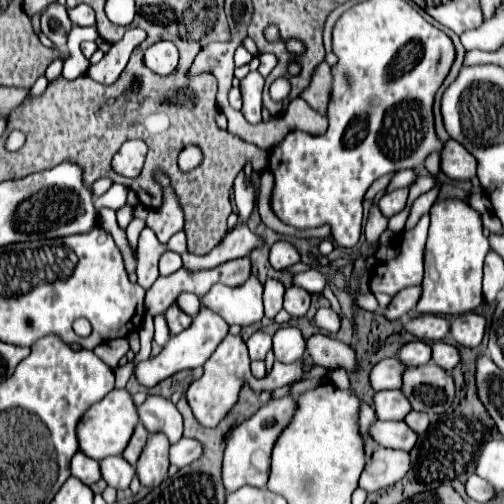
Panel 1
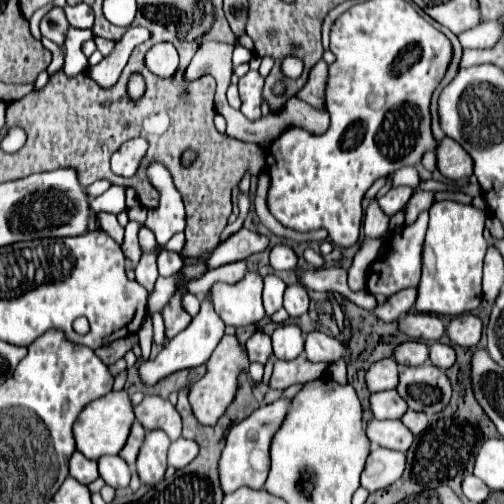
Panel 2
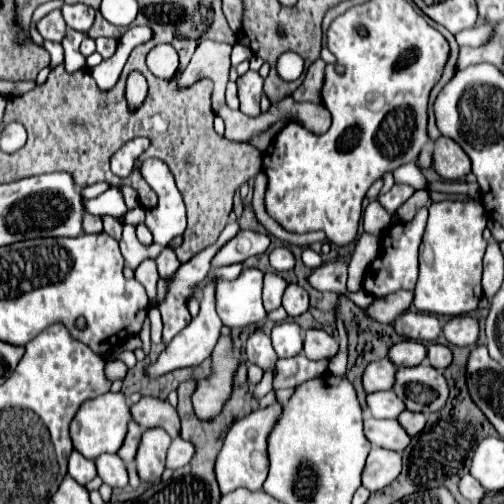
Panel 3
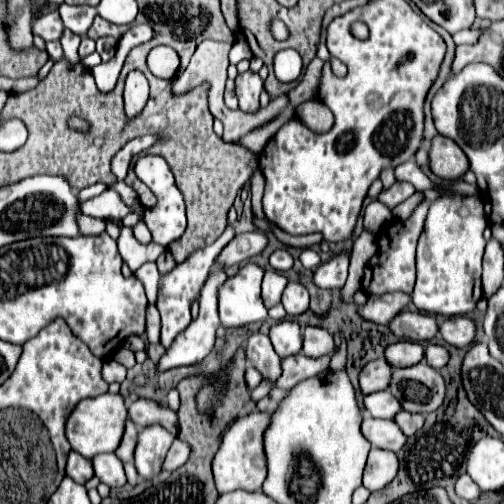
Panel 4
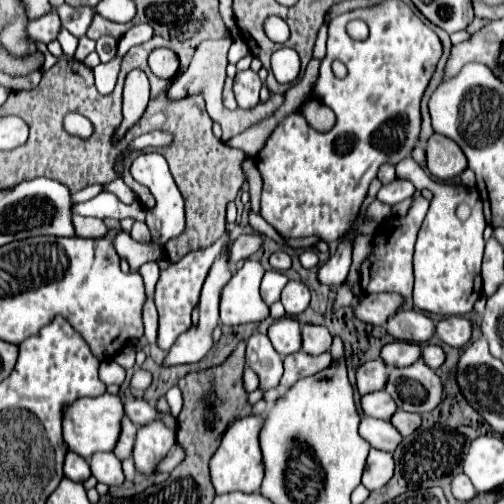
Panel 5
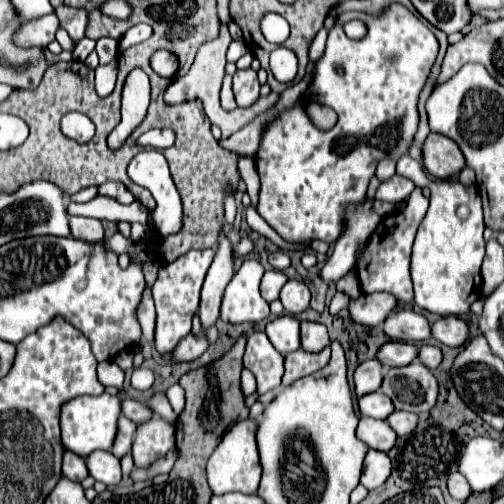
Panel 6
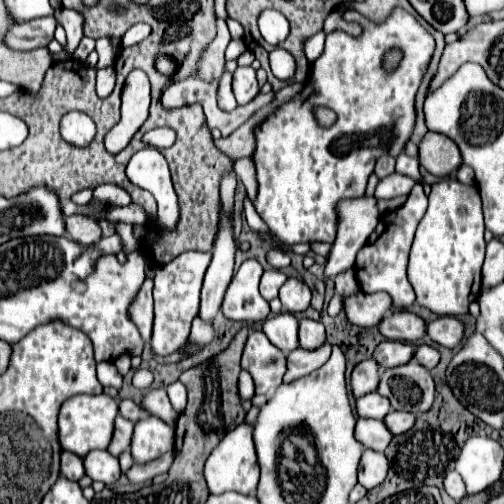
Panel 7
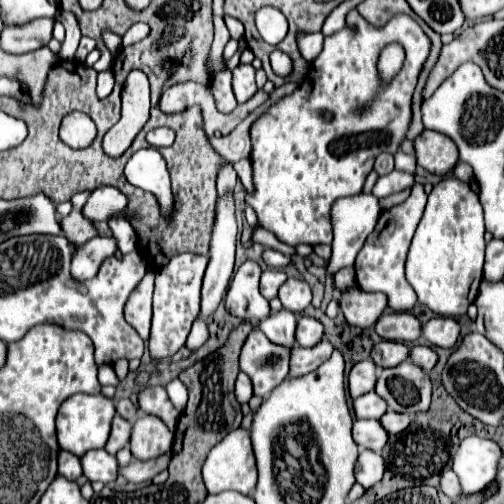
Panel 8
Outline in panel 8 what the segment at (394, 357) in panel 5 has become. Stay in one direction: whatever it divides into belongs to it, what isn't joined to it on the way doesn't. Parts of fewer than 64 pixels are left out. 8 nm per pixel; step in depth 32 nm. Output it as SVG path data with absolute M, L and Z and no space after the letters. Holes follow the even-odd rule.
M382 340L372 348L372 360L376 362L376 366L380 368L392 368L402 364L404 360L410 358L410 346L402 344L402 342L388 342Z

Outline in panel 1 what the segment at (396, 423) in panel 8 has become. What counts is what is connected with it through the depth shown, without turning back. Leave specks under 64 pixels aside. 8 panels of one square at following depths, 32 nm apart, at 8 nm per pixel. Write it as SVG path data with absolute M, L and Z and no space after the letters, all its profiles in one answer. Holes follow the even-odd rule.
M410 412L404 418L404 422L408 422L410 428L414 428L414 432L418 432L418 434L424 434L428 430L428 426L430 426L430 418L424 412Z

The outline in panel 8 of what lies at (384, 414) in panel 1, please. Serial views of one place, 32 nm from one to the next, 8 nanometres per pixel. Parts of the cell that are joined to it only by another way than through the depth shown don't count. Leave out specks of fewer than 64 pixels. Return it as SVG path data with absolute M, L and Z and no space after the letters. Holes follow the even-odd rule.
M368 392L354 400L354 412L356 412L356 418L378 418L380 420L380 416L388 412L388 404L376 392Z

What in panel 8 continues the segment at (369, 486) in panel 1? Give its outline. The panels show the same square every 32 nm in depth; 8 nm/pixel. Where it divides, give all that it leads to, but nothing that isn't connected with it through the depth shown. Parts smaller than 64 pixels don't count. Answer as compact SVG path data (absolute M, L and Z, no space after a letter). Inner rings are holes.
M362 450L356 462L356 482L364 488L372 488L384 478L386 472L386 460L382 454L372 450Z

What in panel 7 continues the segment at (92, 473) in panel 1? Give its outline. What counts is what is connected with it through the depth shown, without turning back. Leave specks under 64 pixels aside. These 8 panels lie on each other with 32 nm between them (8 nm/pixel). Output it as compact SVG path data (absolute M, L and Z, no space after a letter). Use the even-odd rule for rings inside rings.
M62 452L62 464L60 464L60 474L68 480L80 480L86 472L84 472L84 462L80 456L72 454L72 452Z

